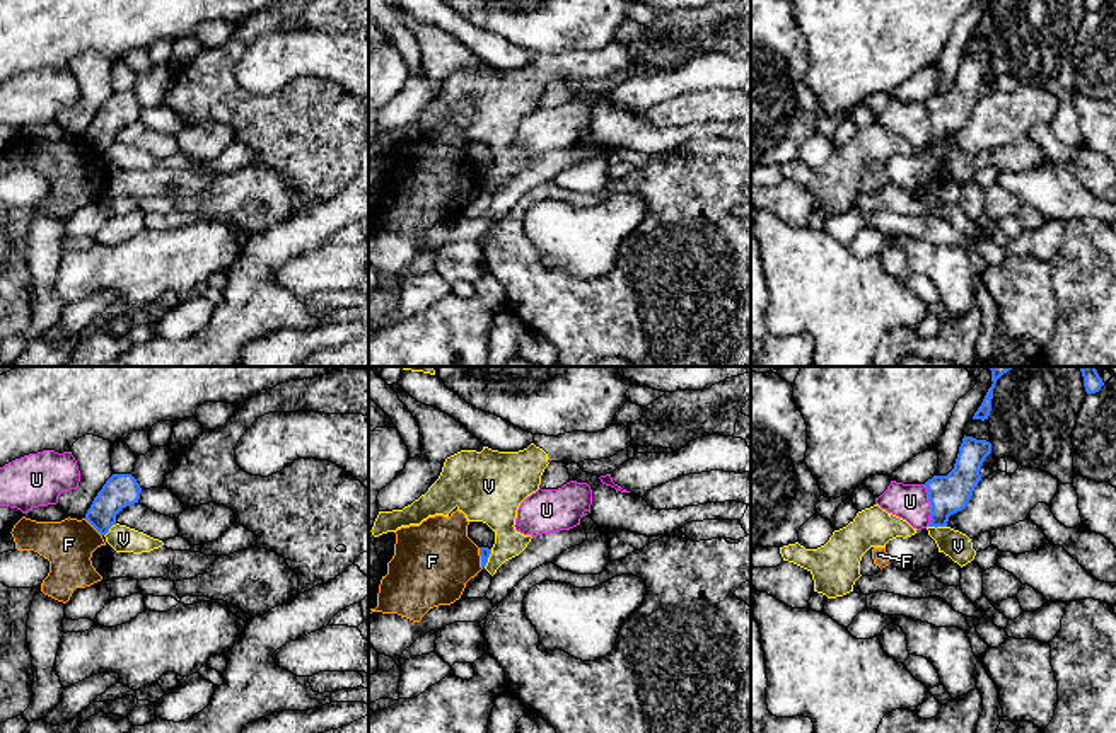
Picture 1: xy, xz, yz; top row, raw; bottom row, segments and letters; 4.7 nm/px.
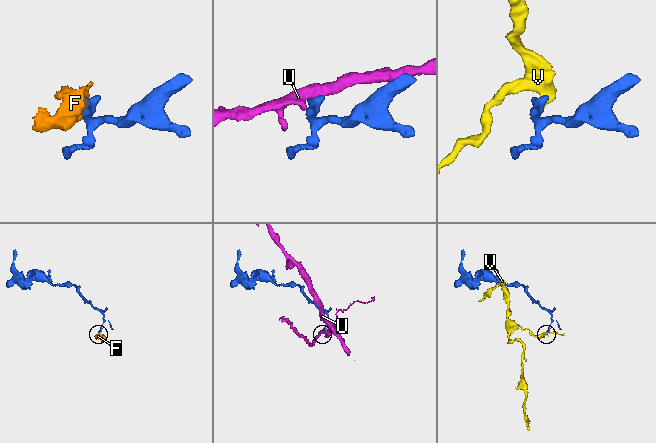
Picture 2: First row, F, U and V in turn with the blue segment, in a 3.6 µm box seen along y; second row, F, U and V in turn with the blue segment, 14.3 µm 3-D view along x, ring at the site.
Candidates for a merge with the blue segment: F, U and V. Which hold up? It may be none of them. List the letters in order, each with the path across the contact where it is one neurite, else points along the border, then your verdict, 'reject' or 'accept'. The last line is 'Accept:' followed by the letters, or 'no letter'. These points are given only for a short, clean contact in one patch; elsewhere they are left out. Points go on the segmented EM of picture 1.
F: along xy (84, 519), (101, 536) | reject
U: along yz (924, 484), (930, 505), (929, 525) | reject
V: along yz (929, 525), (946, 527) | reject
Accept: no letter

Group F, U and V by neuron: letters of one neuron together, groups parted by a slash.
F / U / V

